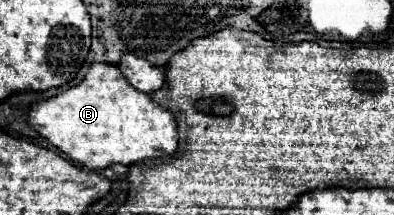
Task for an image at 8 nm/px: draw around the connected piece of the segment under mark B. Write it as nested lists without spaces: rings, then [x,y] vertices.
[[[93,62],[77,86],[53,98],[39,100],[27,114],[29,126],[57,146],[71,160],[91,170],[109,164],[133,164],[145,158],[169,156],[177,150],[177,124],[169,110],[151,102],[149,94],[135,90],[113,64]]]

